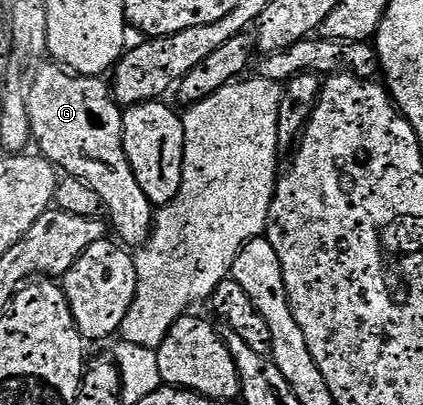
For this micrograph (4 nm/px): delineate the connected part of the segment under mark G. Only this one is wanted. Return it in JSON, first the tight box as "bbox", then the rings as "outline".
{"bbox":[25,63,155,246],"outline":[[[56,63],[48,64],[38,67],[25,94],[29,131],[35,145],[37,141],[41,148],[38,149],[40,156],[57,166],[62,174],[78,177],[91,187],[91,191],[95,191],[95,195],[99,195],[108,224],[113,233],[117,232],[116,240],[122,246],[144,246],[153,231],[155,206],[147,199],[147,195],[143,195],[143,187],[139,187],[139,179],[135,179],[131,163],[125,154],[122,106],[115,102],[110,86],[106,82],[104,85],[101,77],[74,75]]]}

